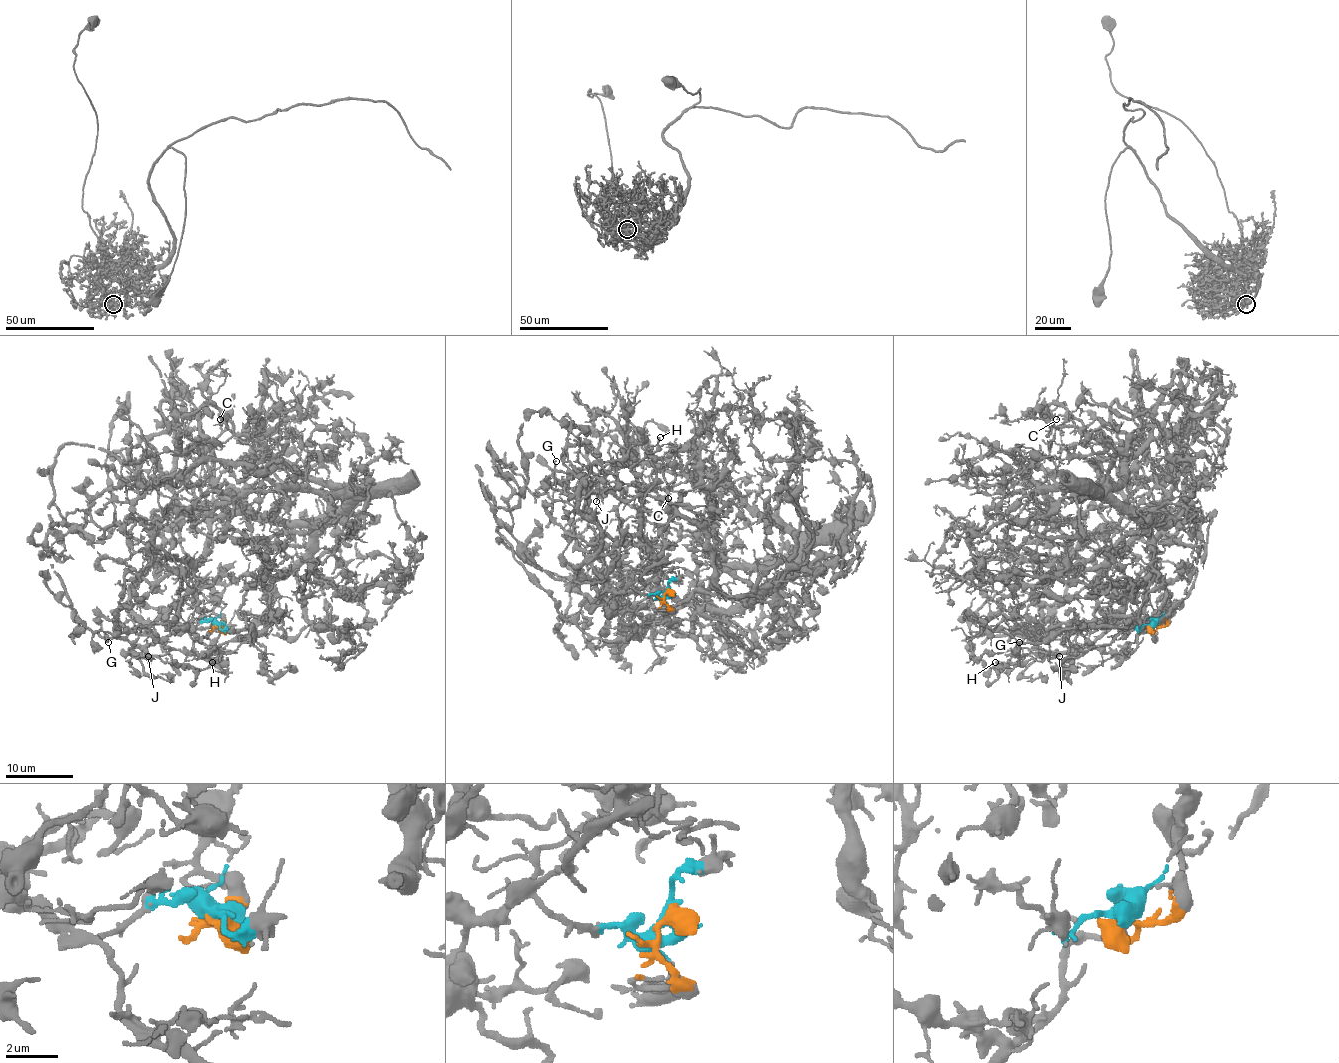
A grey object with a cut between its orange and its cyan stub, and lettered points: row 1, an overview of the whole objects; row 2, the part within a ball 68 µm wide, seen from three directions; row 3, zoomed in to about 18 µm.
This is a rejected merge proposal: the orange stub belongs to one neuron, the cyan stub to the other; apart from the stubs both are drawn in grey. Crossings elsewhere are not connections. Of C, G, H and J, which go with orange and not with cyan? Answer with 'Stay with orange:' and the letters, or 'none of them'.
Stay with orange: C

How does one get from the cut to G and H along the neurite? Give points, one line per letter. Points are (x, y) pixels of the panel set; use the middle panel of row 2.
G: (667, 593), (614, 591), (595, 571), (601, 530), (579, 508), (579, 479), (560, 472), (556, 461)
H: (667, 593), (614, 591), (592, 559), (601, 530), (579, 508), (592, 466), (633, 444), (653, 452), (660, 437)

